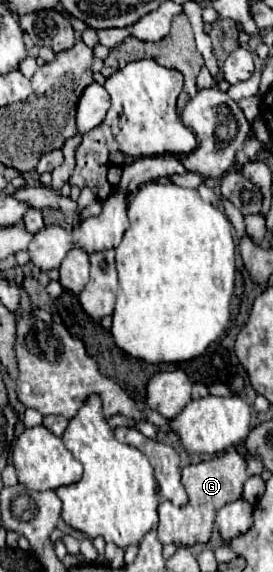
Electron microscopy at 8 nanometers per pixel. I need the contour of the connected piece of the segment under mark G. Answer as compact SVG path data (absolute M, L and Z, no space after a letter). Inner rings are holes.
M226 451L220 457L202 461L198 465L188 465L182 469L182 485L186 487L186 493L190 501L184 507L174 507L172 503L160 503L158 515L160 515L160 525L158 525L158 539L162 543L174 543L174 545L184 545L184 547L194 547L194 545L204 545L208 543L212 529L214 529L214 519L216 511L224 507L226 503L232 503L242 497L242 487L248 479L246 473L246 461L238 451Z

